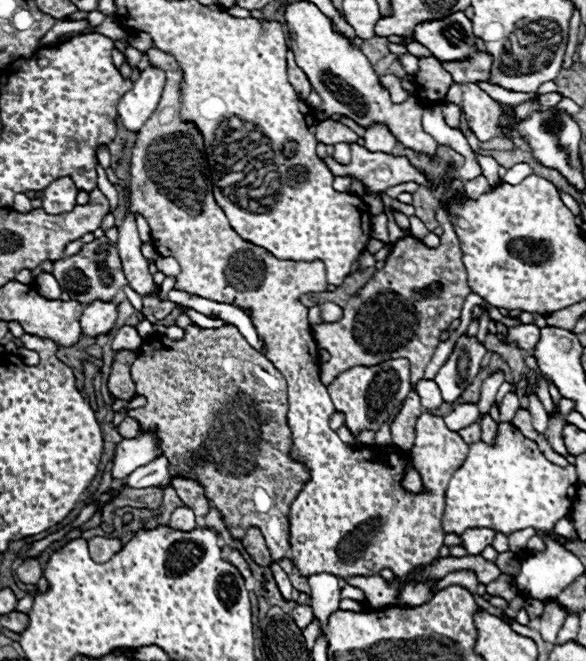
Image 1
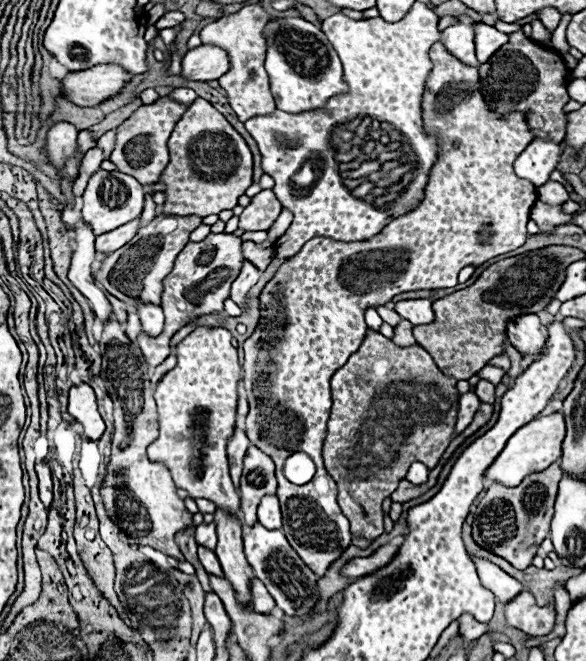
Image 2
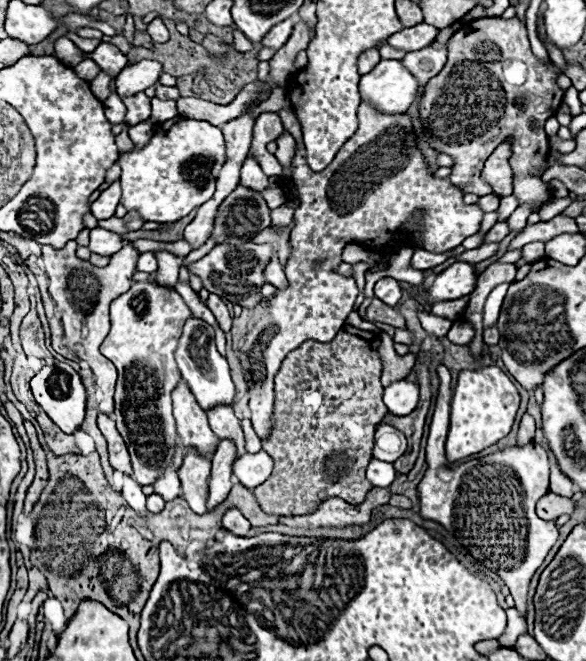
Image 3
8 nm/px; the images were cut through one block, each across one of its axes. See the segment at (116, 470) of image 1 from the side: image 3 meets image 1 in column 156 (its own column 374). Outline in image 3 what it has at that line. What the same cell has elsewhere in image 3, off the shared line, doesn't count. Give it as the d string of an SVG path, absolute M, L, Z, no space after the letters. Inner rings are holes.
M380 424L374 436L374 458L378 460L398 460L406 452L406 436L398 428L390 424Z

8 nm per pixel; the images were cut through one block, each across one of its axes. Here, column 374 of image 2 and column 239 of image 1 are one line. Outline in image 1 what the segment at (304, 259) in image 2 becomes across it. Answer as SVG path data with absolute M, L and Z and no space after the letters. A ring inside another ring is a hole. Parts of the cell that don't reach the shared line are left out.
M150 48L148 52L150 64L164 68L168 72L168 84L164 88L164 96L156 112L148 118L148 124L138 130L136 146L132 148L132 164L130 164L130 210L142 214L152 230L152 244L160 256L172 256L180 264L180 274L176 276L176 290L184 290L188 294L196 294L208 298L212 302L226 302L238 308L252 310L252 324L258 330L258 336L268 346L268 360L282 372L288 382L288 424L294 432L292 456L302 460L310 472L312 480L306 484L302 494L294 500L290 508L290 546L292 546L292 562L300 570L300 576L310 576L312 572L332 572L340 578L350 576L372 576L382 568L390 568L396 576L400 576L402 586L398 592L398 604L414 607L428 602L434 596L432 586L436 582L406 582L406 576L422 566L432 564L440 558L440 548L444 546L442 532L442 512L446 502L446 488L454 472L462 466L468 454L468 444L462 440L458 432L452 432L442 416L434 416L424 412L418 418L416 440L410 452L402 454L394 446L364 446L350 448L344 444L336 432L328 426L328 418L332 416L334 404L326 386L320 382L318 366L312 362L318 354L318 344L312 338L312 328L308 322L308 308L298 302L302 294L308 292L324 292L326 270L320 262L282 262L274 258L268 250L244 240L234 232L226 214L216 204L212 196L212 174L206 162L206 148L200 130L190 122L180 118L182 108L182 90L180 82L184 72L174 56L160 52L158 48ZM408 460L418 470L422 478L422 486L426 492L412 494L402 486L404 472Z

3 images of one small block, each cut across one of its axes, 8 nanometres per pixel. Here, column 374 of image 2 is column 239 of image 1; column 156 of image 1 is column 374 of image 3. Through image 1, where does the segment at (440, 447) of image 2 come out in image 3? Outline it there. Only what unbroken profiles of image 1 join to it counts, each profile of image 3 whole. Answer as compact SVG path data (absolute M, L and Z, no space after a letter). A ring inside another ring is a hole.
M344 324L342 332L338 332L338 336L334 338L334 344L338 348L330 348L330 344L322 344L322 342L314 342L314 340L306 340L304 344L300 344L296 350L292 350L284 360L282 360L282 366L276 374L276 406L274 406L274 428L270 432L270 438L266 442L262 442L264 450L270 452L272 460L274 460L274 472L272 476L262 482L258 488L254 488L254 496L260 504L260 508L266 512L266 514L278 514L278 516L300 516L300 514L312 514L324 500L328 498L342 498L354 506L362 504L366 494L374 488L368 480L366 480L366 468L368 468L368 462L372 458L372 448L374 448L374 434L376 434L376 428L378 424L382 424L388 408L384 406L382 402L382 384L380 384L380 374L382 374L382 360L380 360L380 354L378 348L380 346L379 335L374 332L366 330L358 330L350 324Z

